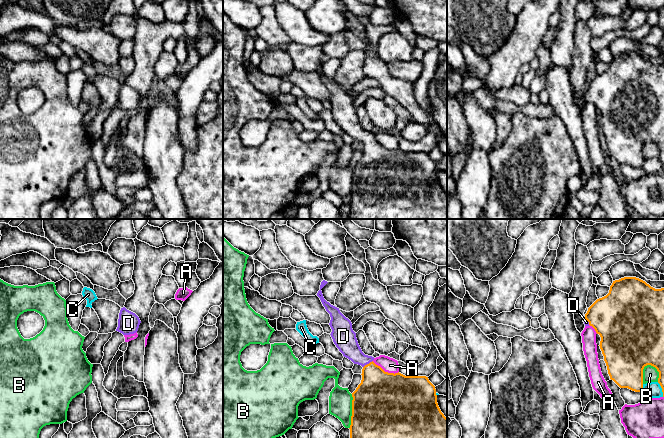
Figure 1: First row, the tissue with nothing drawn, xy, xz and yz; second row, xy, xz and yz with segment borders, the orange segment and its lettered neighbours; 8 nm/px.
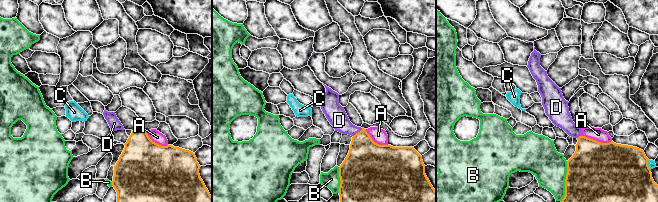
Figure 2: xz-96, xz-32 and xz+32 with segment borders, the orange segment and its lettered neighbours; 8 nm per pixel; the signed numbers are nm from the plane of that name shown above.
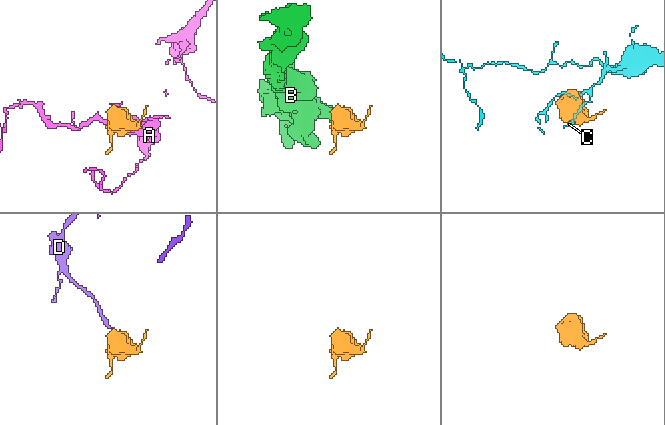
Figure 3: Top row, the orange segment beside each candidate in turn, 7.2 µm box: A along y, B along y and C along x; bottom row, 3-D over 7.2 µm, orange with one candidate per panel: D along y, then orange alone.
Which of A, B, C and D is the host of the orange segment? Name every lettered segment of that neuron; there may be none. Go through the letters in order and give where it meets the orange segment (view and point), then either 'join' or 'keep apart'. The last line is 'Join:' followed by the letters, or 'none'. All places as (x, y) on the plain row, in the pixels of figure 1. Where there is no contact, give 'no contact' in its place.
A: meets orange in xz at (384, 147); keep apart
B: meets orange in yz at (642, 146); keep apart
C: meets orange in yz at (642, 164); keep apart
D: meets orange in xz at (367, 140); join
Join: D

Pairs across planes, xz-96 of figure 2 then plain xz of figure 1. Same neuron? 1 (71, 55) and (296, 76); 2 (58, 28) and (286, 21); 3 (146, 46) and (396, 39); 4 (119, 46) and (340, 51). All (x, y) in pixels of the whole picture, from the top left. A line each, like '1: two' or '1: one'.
1: two
2: one
3: one
4: two

